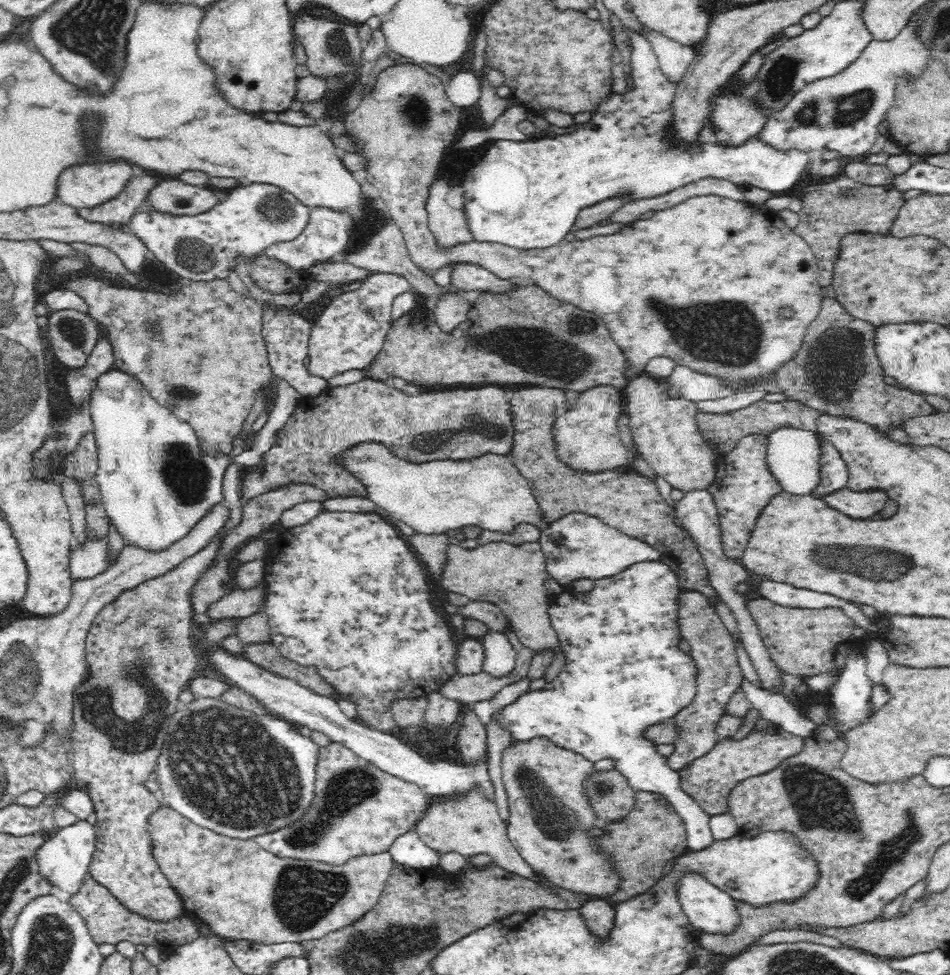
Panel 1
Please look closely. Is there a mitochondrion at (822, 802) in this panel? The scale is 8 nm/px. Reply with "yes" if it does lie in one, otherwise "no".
yes

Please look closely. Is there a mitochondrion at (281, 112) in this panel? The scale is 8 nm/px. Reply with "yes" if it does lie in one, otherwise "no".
no

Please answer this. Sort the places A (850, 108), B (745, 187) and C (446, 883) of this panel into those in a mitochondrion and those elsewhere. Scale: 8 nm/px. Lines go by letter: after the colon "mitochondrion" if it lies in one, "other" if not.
A: mitochondrion
B: other
C: mitochondrion

